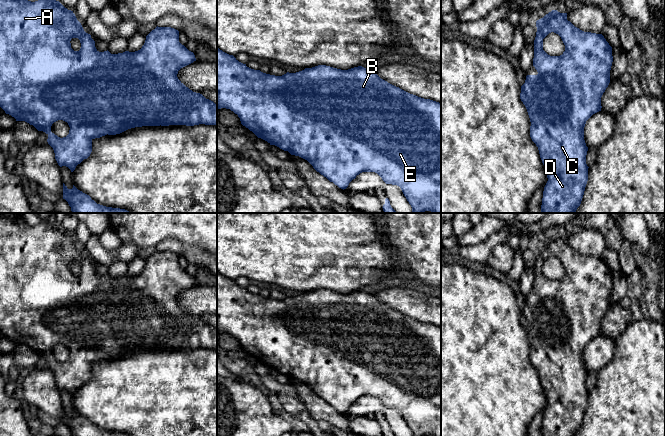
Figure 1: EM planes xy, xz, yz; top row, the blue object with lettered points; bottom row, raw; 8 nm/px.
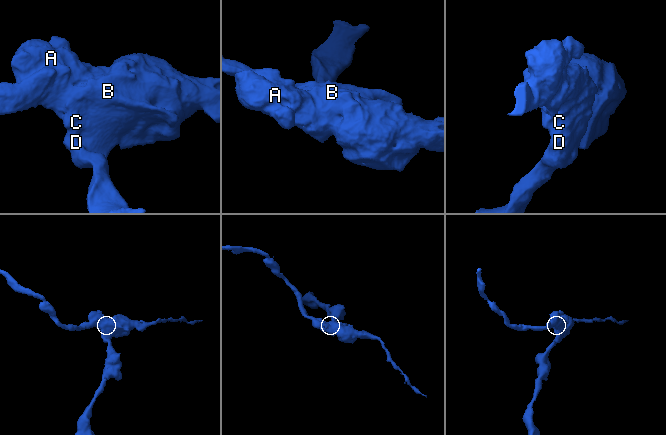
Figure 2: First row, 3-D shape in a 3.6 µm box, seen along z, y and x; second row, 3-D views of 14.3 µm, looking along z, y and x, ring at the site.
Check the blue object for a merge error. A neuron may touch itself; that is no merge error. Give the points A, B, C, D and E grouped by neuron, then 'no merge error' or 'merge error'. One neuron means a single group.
groups A B C D E; no merge error

